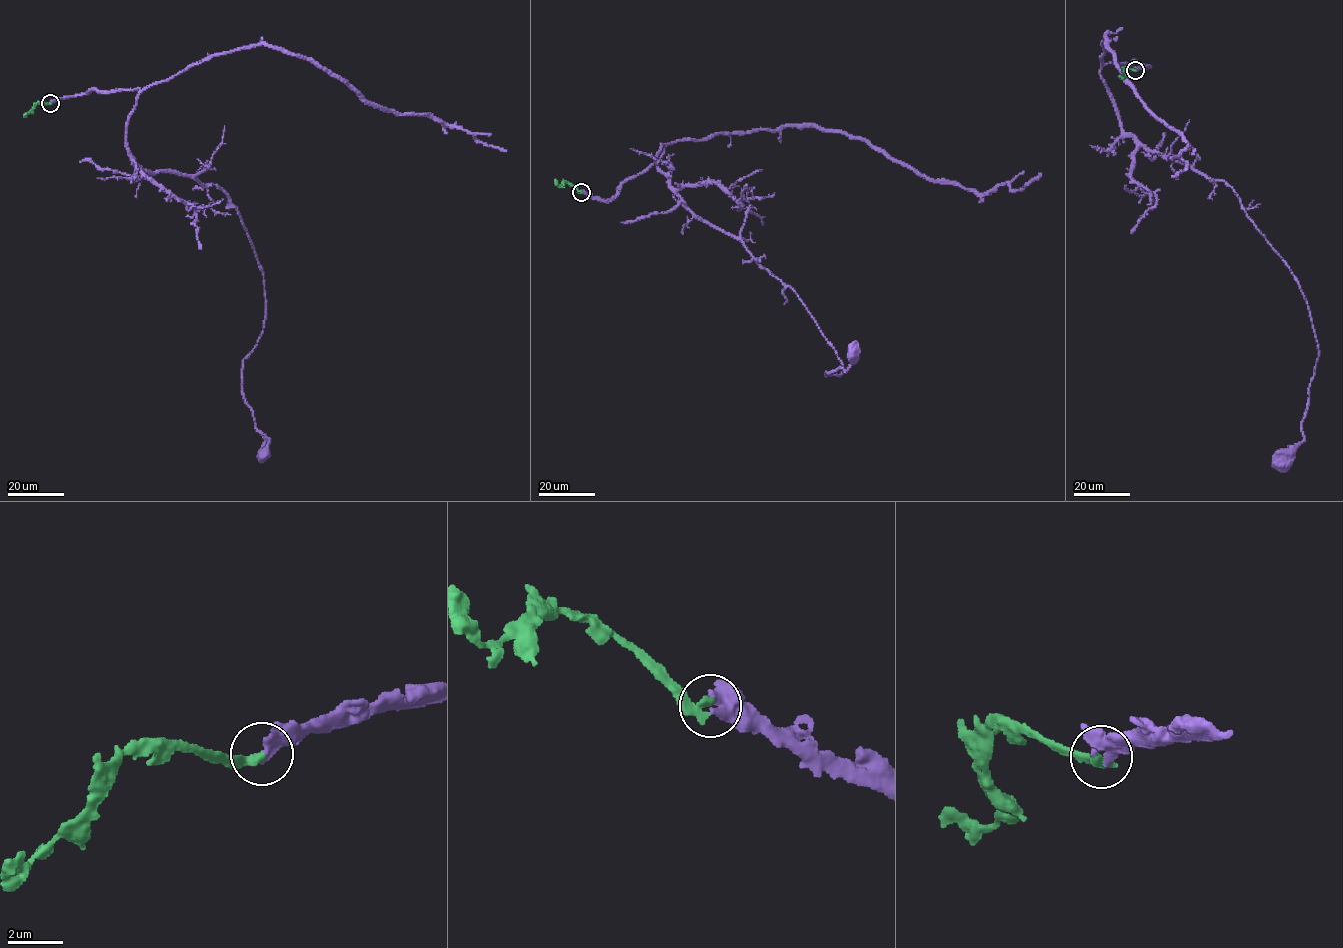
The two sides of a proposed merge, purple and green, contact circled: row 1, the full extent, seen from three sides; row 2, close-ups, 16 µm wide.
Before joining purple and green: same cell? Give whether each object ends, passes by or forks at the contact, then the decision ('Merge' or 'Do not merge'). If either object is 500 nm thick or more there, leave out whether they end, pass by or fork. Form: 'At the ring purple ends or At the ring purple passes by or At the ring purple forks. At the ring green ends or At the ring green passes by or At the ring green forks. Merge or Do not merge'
At the ring purple ends. At the ring green ends. Do not merge

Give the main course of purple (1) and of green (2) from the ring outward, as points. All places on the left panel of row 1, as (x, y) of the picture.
1: (50, 103), (138, 88), (134, 161), (217, 185), (236, 208), (263, 272), (263, 328), (241, 393), (265, 455)
2: (50, 103), (36, 103), (24, 114)

